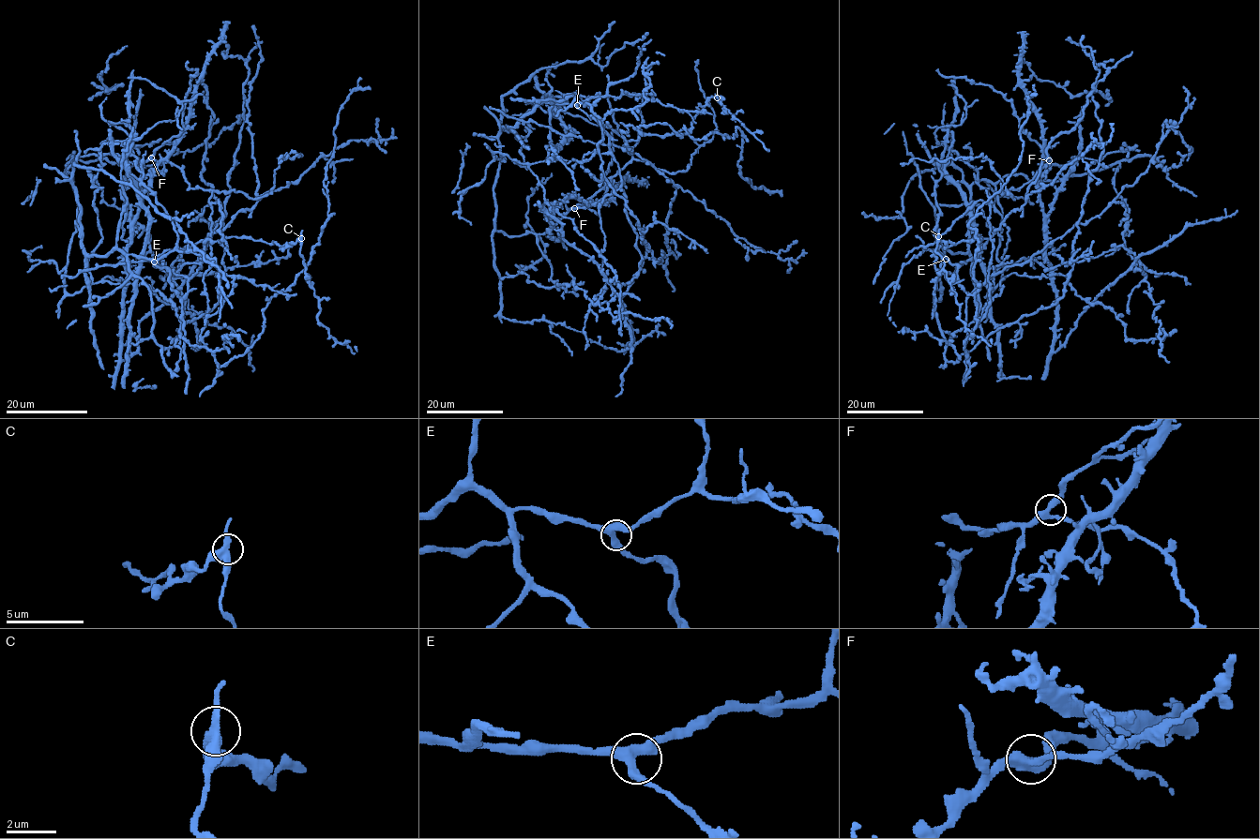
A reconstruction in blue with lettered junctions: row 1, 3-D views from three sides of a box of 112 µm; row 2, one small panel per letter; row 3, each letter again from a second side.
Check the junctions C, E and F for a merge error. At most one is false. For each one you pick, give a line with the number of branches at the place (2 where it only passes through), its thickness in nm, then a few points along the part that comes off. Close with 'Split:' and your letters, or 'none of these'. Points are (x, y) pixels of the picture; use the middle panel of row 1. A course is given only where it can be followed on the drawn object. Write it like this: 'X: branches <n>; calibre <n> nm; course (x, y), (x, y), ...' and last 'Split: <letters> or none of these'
C: branches 3; calibre 360 nm; course (717, 97), (735, 117), (731, 118), (738, 119), (766, 150)
Split: C

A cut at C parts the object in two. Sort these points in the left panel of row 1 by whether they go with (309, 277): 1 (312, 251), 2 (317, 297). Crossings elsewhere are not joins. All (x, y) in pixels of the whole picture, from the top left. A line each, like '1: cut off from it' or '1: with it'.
1: cut off from it
2: with it

